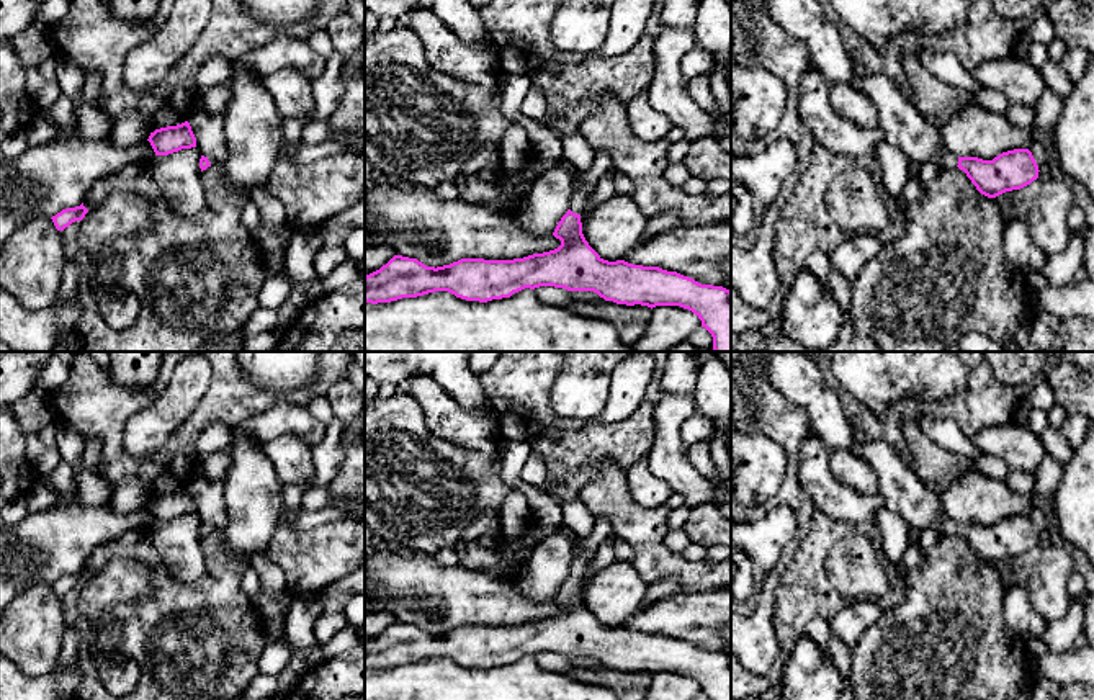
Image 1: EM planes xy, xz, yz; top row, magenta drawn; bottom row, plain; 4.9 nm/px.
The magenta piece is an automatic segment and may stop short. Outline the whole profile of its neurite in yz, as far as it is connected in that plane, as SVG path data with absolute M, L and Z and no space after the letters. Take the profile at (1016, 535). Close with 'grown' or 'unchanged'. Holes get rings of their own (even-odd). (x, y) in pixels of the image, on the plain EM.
M945 512L939 517L939 530L944 535L960 535L976 556L996 564L1006 558L1020 556L1038 545L1038 532L1029 515L1014 515L999 520L993 527L978 523L957 523Z; grown

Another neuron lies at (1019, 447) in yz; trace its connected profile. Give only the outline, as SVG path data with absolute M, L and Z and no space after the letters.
M1014 420L978 430L971 442L981 455L1002 458L1011 469L1035 473L1047 455L1040 435Z

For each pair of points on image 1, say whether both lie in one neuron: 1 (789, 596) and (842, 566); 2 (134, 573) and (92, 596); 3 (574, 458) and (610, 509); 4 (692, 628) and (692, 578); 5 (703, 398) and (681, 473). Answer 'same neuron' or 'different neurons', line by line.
1: different neurons
2: same neuron
3: different neurons
4: different neurons
5: different neurons

